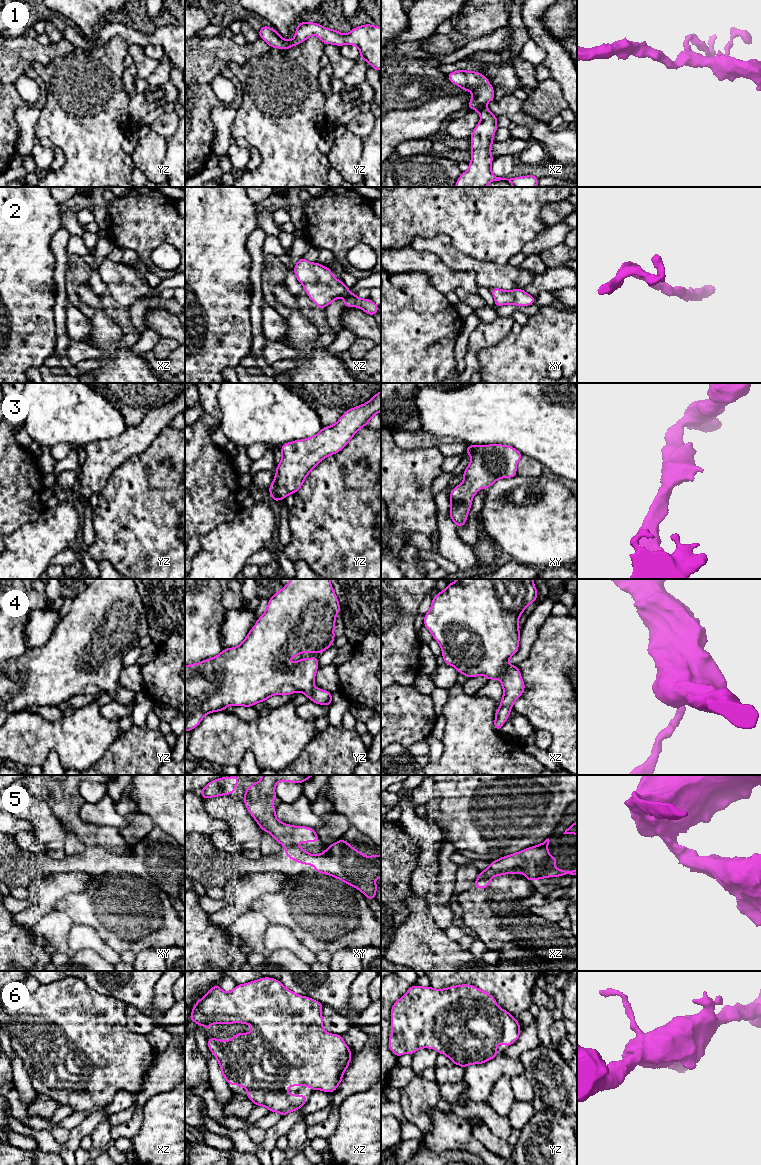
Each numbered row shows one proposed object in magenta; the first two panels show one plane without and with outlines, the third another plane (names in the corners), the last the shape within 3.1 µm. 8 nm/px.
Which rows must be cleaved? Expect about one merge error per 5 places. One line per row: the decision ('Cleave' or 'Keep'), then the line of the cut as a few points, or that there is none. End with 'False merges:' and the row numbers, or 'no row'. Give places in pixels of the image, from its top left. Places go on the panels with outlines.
1: Keep. No split
2: Keep. No split
3: Keep. No split
4: Keep. No split
5: Cleave. Split along xz (479, 874), (491, 878)
6: Keep. No split
False merges: 5

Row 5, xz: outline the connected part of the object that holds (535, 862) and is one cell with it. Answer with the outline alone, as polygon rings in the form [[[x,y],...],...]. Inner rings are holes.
[[[548,838],[539,845],[534,845],[492,861],[487,869],[480,871],[479,875],[492,878],[505,874],[518,875],[522,872],[528,881],[547,877],[561,877],[563,875],[577,875],[577,869],[567,871],[554,868],[557,857],[551,856],[548,853],[549,841]]]

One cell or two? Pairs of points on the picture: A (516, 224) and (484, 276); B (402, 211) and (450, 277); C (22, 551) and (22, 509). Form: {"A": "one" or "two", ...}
{"A": "two", "B": "two", "C": "two"}

